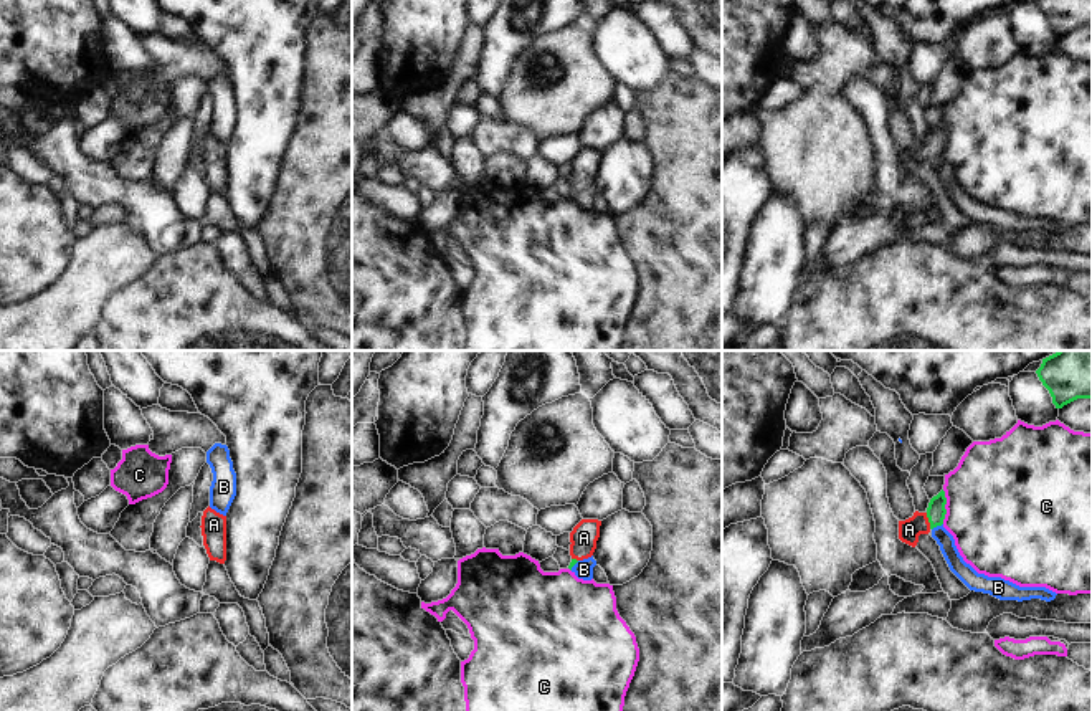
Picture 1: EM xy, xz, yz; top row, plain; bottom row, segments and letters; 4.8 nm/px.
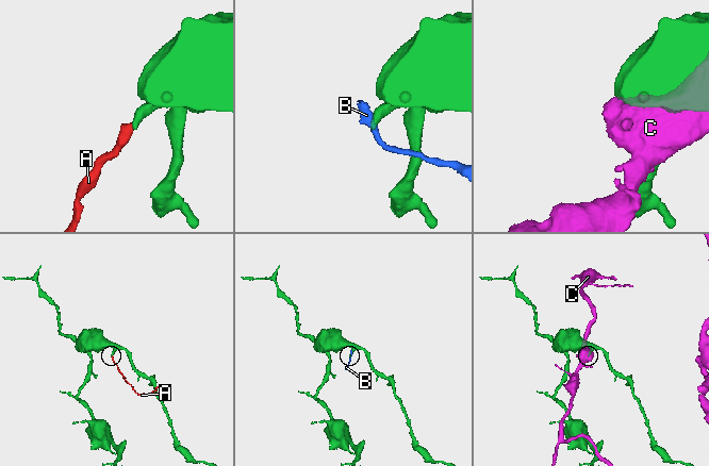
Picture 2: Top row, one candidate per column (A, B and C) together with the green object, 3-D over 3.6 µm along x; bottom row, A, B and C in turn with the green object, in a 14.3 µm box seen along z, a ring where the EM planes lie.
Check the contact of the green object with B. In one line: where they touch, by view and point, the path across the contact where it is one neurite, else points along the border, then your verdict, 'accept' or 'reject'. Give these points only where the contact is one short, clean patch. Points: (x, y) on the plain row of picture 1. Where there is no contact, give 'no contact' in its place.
yz (937, 154) | along yz (942, 152), (932, 159) | reject

